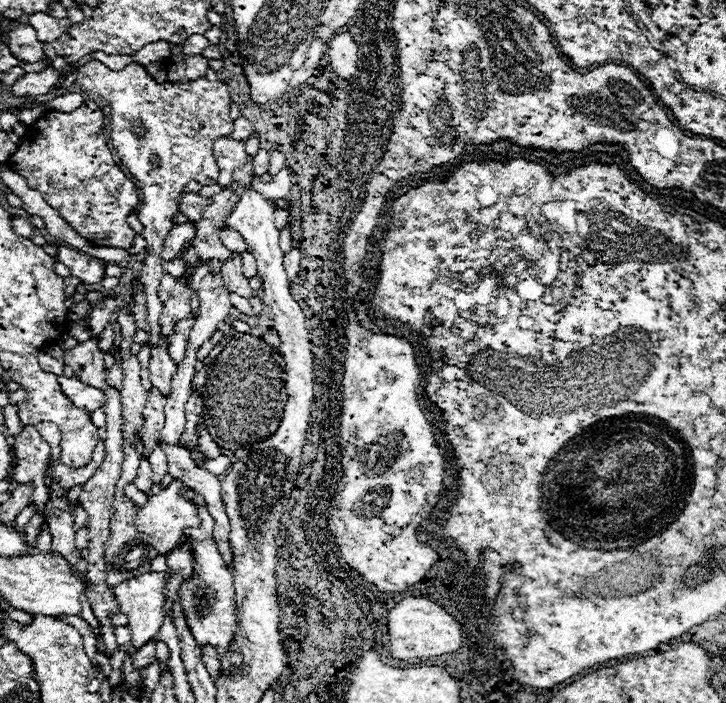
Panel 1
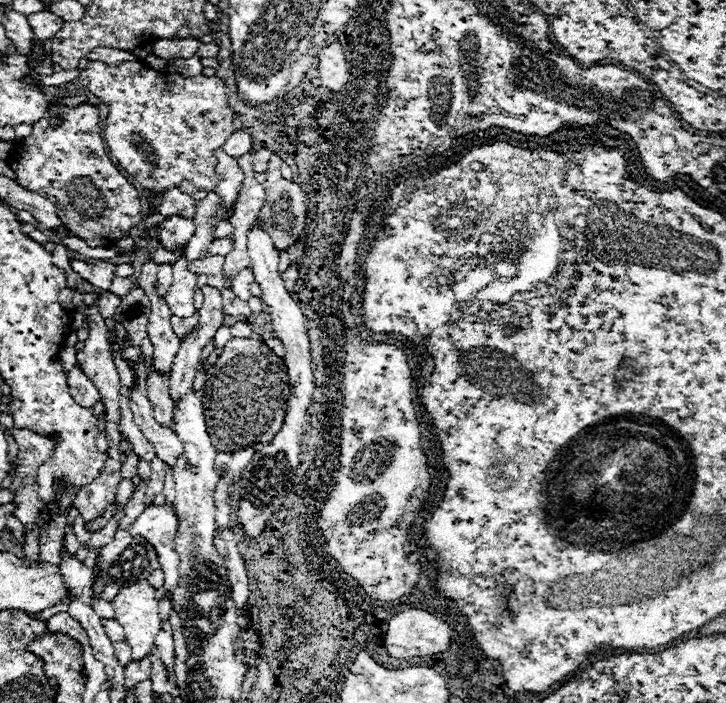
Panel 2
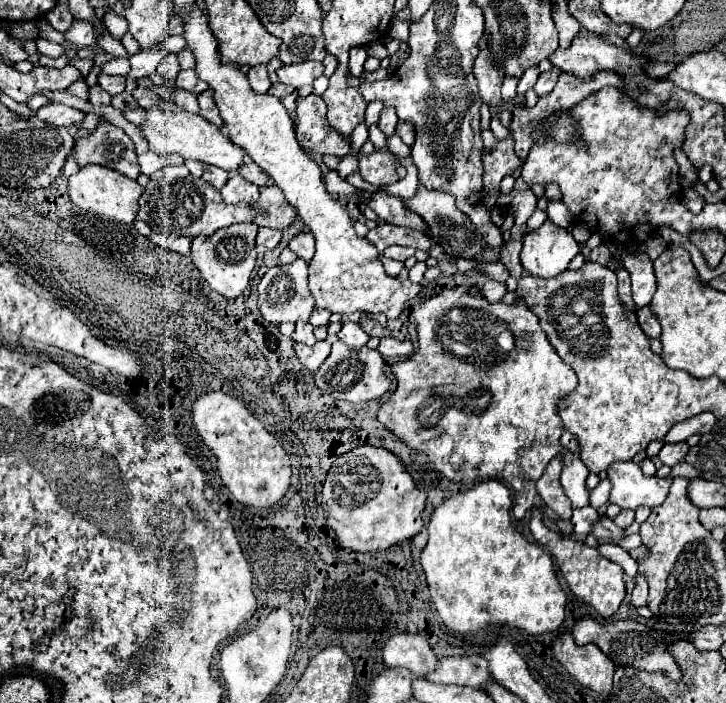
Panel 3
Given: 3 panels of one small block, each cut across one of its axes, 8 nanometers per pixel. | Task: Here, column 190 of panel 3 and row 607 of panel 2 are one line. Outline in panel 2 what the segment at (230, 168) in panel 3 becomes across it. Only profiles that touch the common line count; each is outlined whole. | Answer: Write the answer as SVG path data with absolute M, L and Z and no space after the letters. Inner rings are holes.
M148 580L120 588L112 600L112 606L116 620L126 632L126 642L132 648L132 658L142 660L150 654L154 638L162 630L156 588Z

